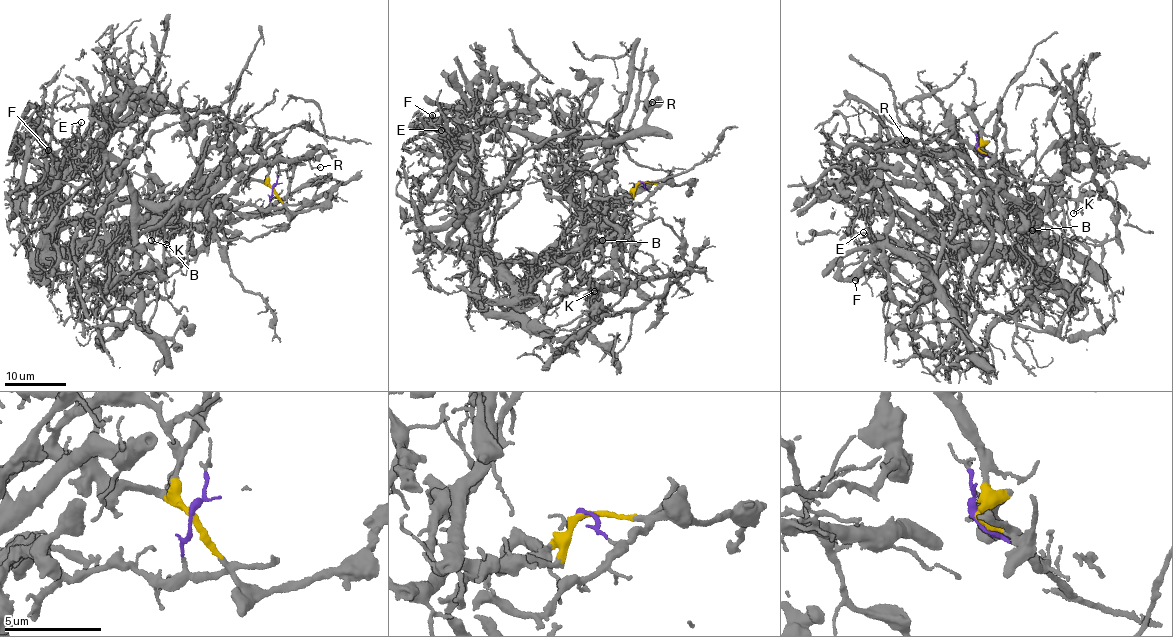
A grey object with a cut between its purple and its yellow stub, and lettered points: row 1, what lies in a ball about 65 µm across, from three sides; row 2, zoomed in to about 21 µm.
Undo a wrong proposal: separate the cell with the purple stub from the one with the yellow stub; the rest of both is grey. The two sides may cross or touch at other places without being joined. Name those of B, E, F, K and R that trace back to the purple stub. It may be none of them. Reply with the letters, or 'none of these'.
none of these

